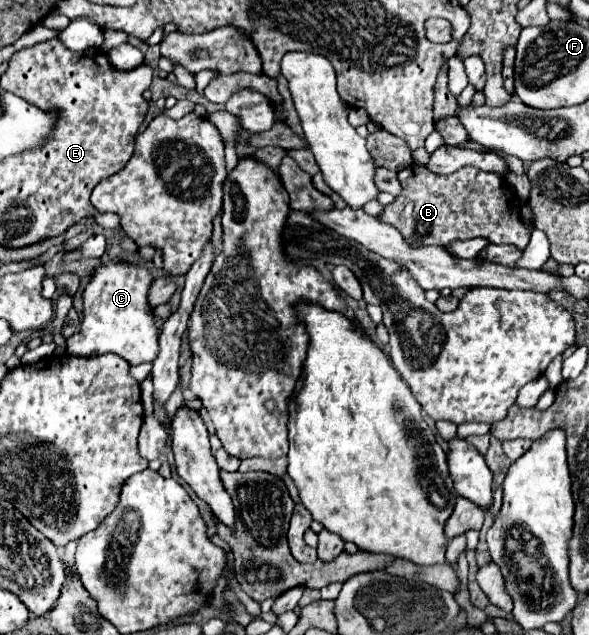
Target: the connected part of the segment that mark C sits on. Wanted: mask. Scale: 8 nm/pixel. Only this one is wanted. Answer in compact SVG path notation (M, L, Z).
M108 260L108 262L98 262L94 268L94 274L90 276L90 282L86 284L82 292L84 300L84 320L80 324L80 332L70 336L66 340L66 354L72 356L92 356L96 354L108 354L114 352L122 358L126 358L132 366L142 364L142 362L152 362L158 354L158 328L154 324L154 310L148 304L148 290L152 286L152 272L144 266L136 266L124 260Z

